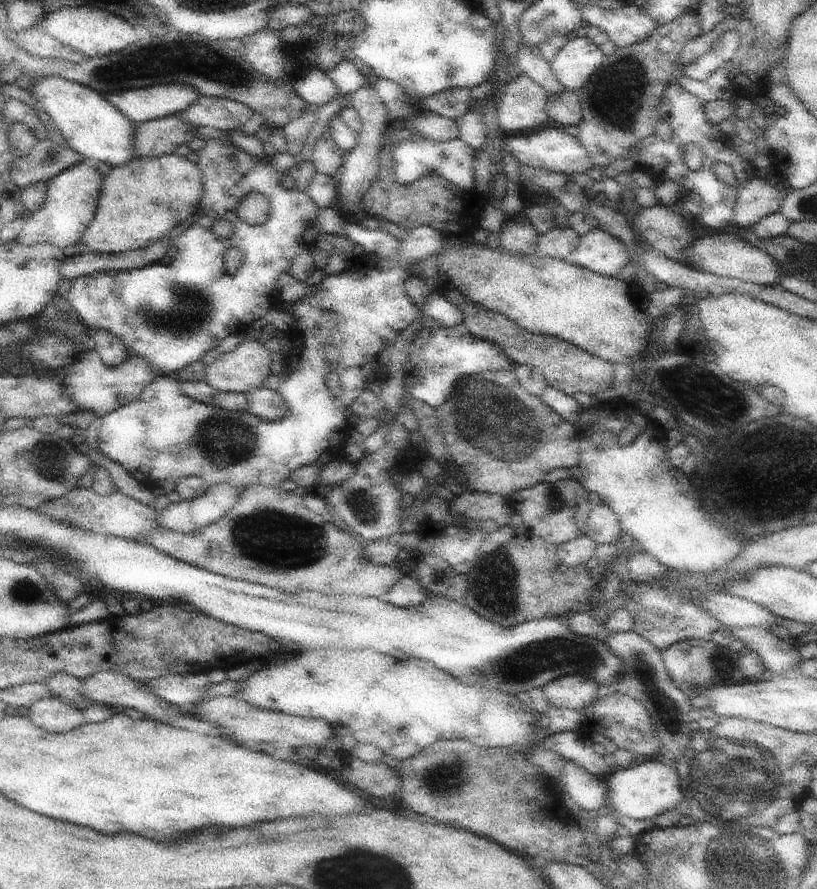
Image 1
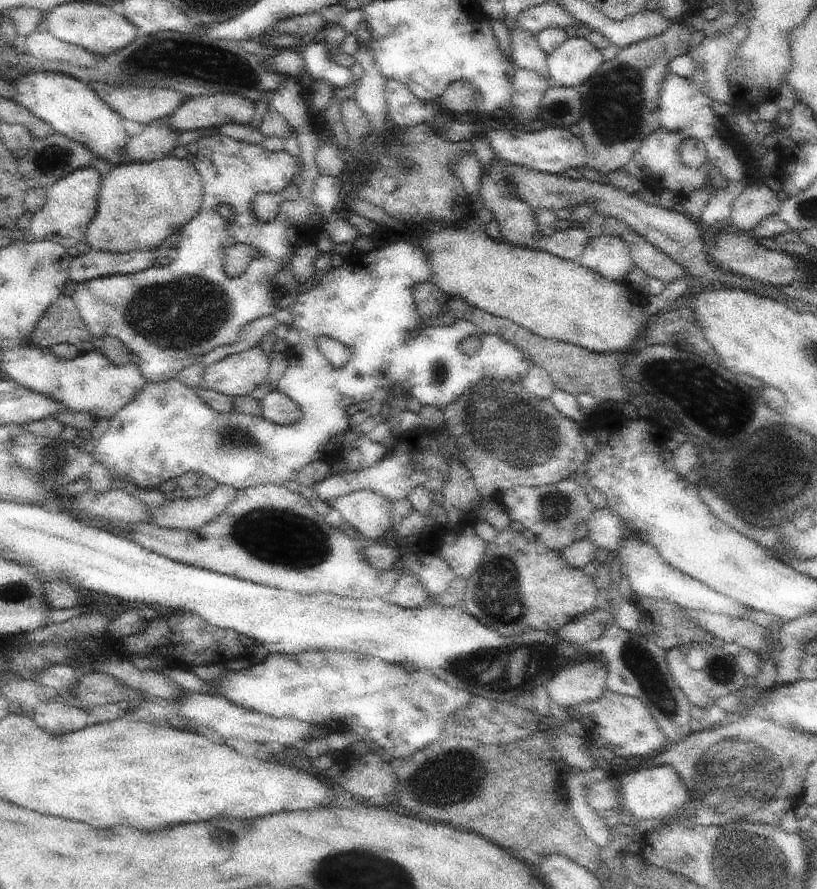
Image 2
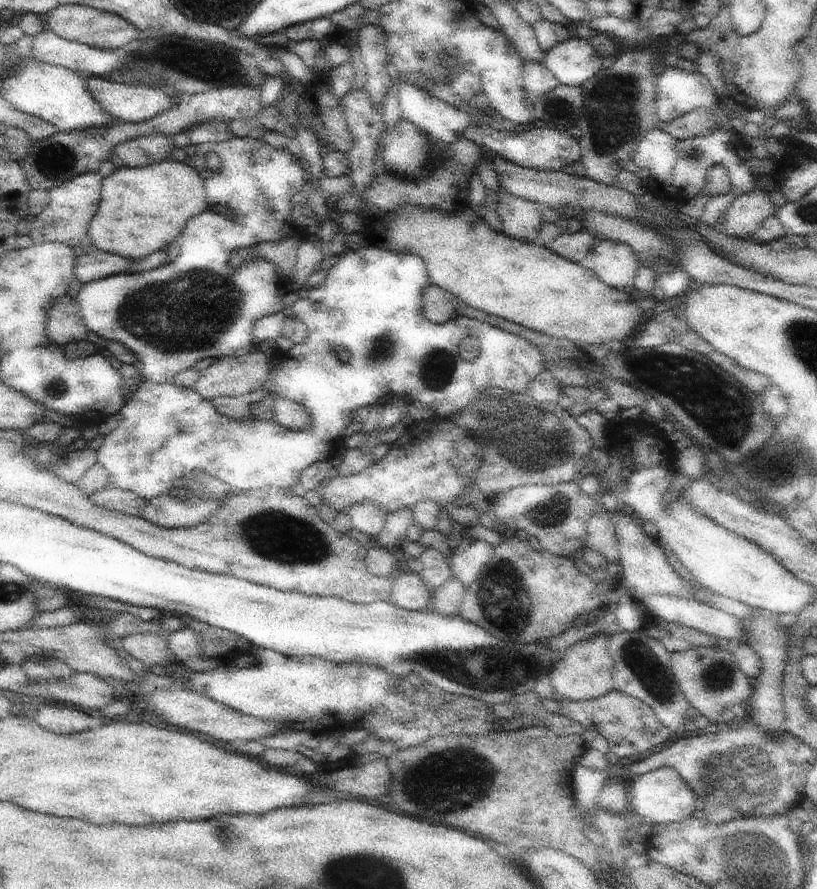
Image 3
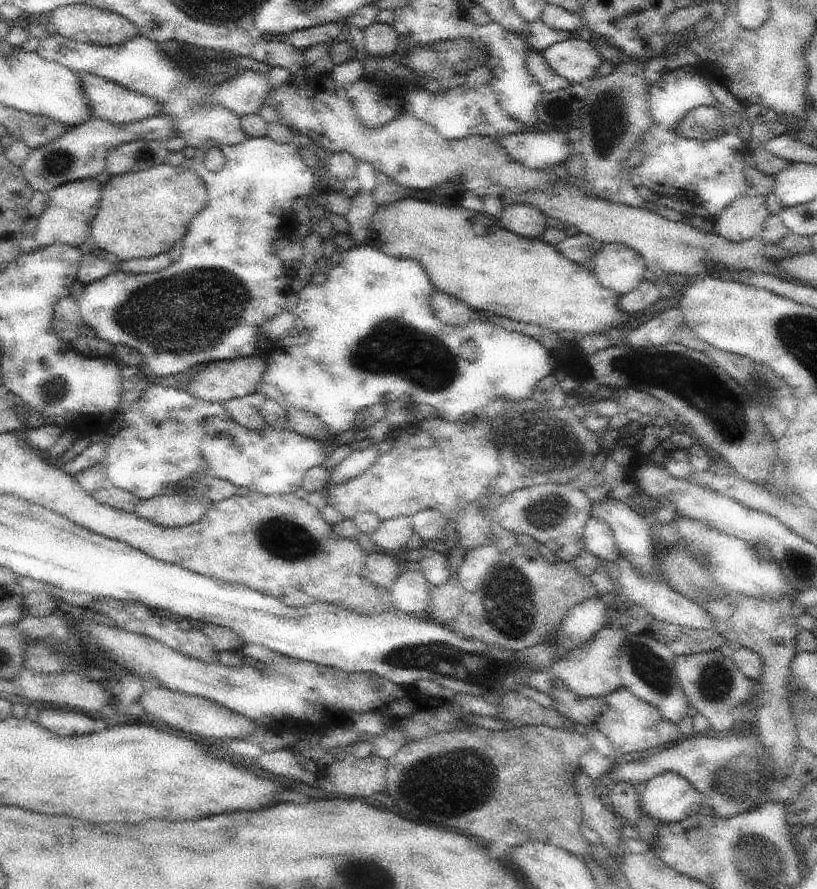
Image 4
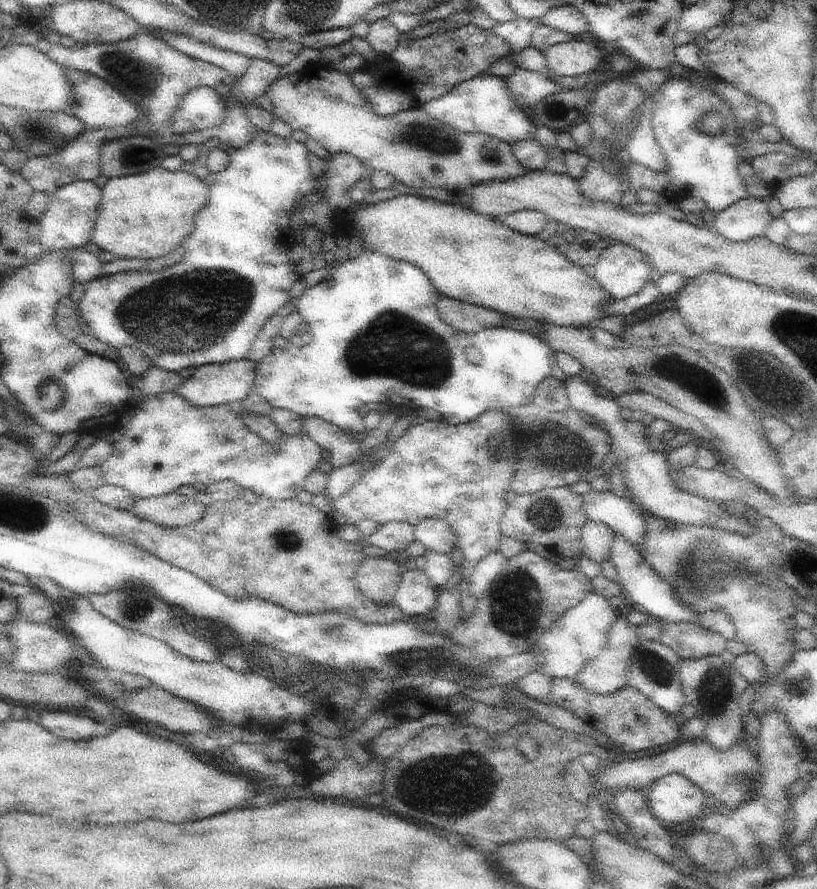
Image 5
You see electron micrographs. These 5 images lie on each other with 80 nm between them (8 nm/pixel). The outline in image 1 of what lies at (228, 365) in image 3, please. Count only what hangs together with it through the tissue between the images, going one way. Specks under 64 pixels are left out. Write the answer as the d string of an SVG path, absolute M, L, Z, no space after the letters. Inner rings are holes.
M250 339L207 365L205 381L220 392L248 394L271 374L271 352Z

